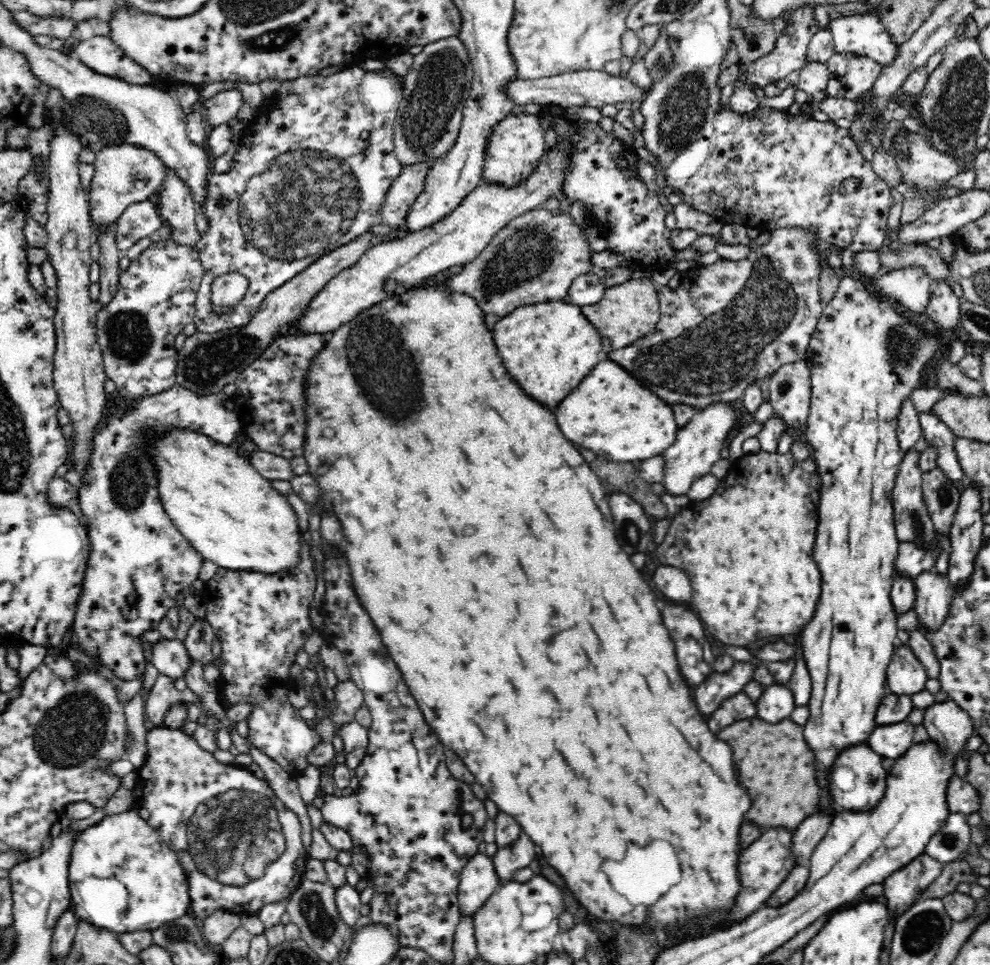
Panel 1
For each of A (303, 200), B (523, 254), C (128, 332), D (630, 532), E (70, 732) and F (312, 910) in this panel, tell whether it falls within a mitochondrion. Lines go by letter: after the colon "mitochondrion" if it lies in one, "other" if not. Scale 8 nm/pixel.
A: mitochondrion
B: mitochondrion
C: mitochondrion
D: mitochondrion
E: mitochondrion
F: mitochondrion

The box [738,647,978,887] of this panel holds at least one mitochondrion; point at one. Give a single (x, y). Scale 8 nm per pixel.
(947, 839)

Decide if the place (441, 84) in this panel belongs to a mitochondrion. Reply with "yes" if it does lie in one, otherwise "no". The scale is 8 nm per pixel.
yes

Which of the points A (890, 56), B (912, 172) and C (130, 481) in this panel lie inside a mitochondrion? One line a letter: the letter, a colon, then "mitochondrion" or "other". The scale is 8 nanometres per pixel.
A: other
B: mitochondrion
C: mitochondrion

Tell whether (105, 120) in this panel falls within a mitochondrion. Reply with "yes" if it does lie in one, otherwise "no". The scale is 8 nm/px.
yes

